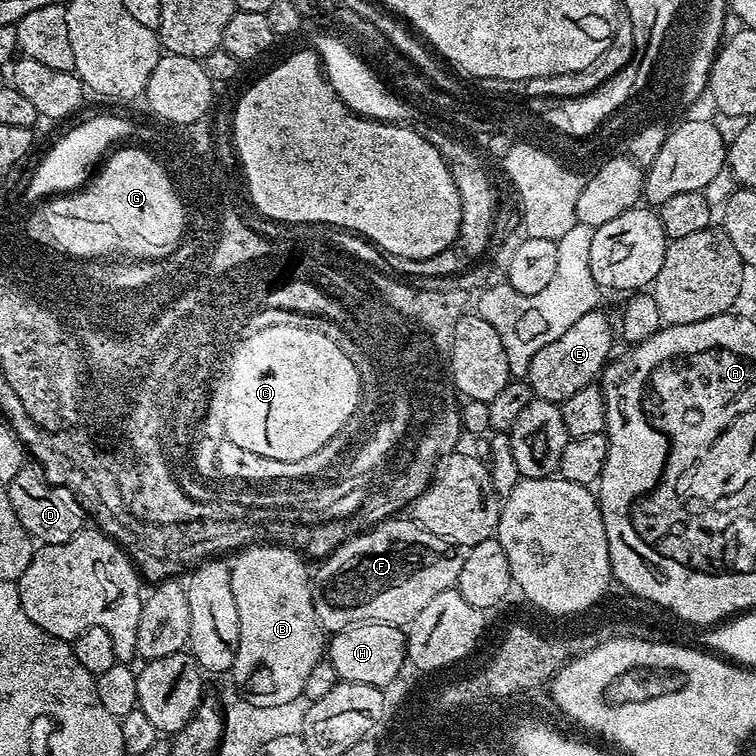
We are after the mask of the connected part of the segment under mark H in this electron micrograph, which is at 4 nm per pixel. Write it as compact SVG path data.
M354 624L350 628L344 628L340 632L335 633L327 641L326 644L326 658L329 662L334 666L334 670L336 671L337 677L341 681L348 681L350 683L368 683L372 687L376 687L378 689L384 690L387 689L387 684L391 682L392 679L395 678L396 675L400 672L400 667L405 667L406 664L406 640L402 635L401 629L399 627L393 626L391 624Z

